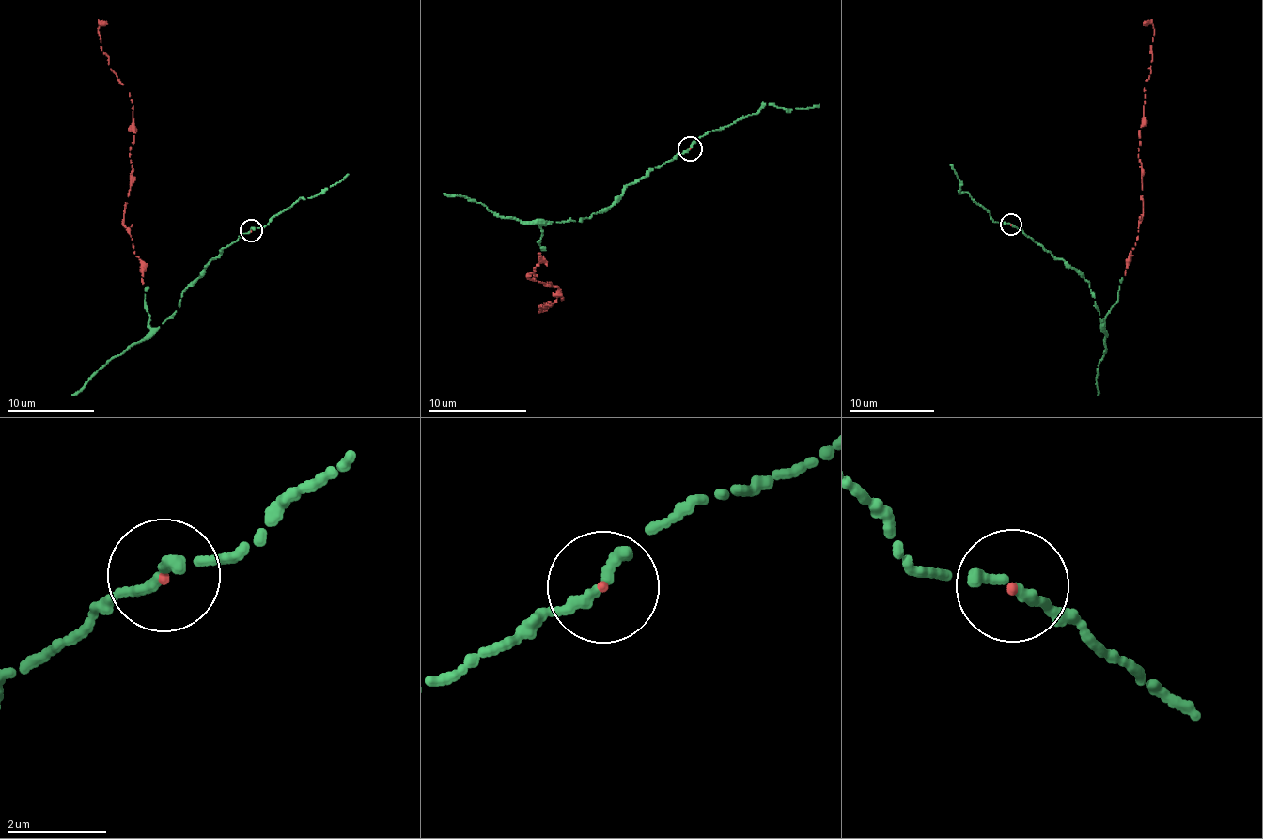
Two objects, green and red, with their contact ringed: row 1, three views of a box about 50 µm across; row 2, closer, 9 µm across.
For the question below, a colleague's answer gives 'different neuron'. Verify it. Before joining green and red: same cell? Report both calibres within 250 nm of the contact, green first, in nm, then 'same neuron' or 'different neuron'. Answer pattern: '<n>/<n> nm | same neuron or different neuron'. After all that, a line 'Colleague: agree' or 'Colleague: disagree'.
200/70 nm | same neuron
Colleague: disagree

